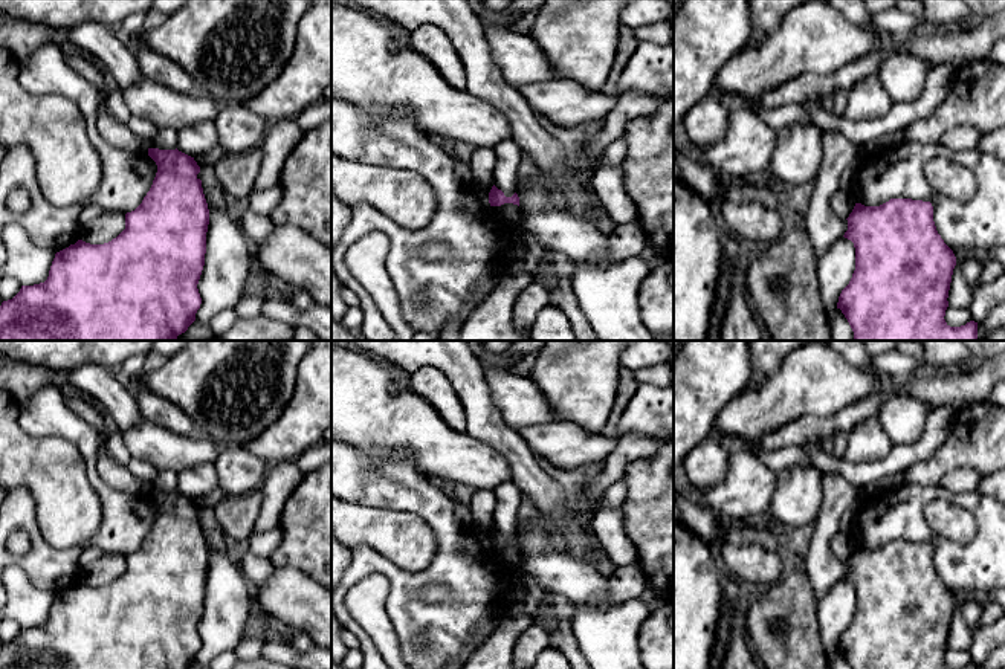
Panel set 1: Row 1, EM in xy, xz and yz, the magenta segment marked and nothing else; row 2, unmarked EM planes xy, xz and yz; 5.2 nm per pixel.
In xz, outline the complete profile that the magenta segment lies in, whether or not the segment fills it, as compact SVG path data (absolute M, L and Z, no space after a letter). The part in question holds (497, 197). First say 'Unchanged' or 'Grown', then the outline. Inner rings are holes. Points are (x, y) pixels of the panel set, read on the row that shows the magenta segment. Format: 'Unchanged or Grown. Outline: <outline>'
Unchanged. Outline: M493 185L489 192L489 203L490 206L501 206L504 203L513 203L519 206L519 197L516 192L512 197L506 197L504 192Z

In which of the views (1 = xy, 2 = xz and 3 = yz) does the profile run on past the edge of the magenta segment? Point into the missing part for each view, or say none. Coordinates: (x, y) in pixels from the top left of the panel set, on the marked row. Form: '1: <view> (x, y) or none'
1: none
2: none
3: none

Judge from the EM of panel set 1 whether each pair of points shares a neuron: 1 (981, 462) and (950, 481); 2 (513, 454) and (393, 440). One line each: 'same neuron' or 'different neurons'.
1: different neurons
2: different neurons

